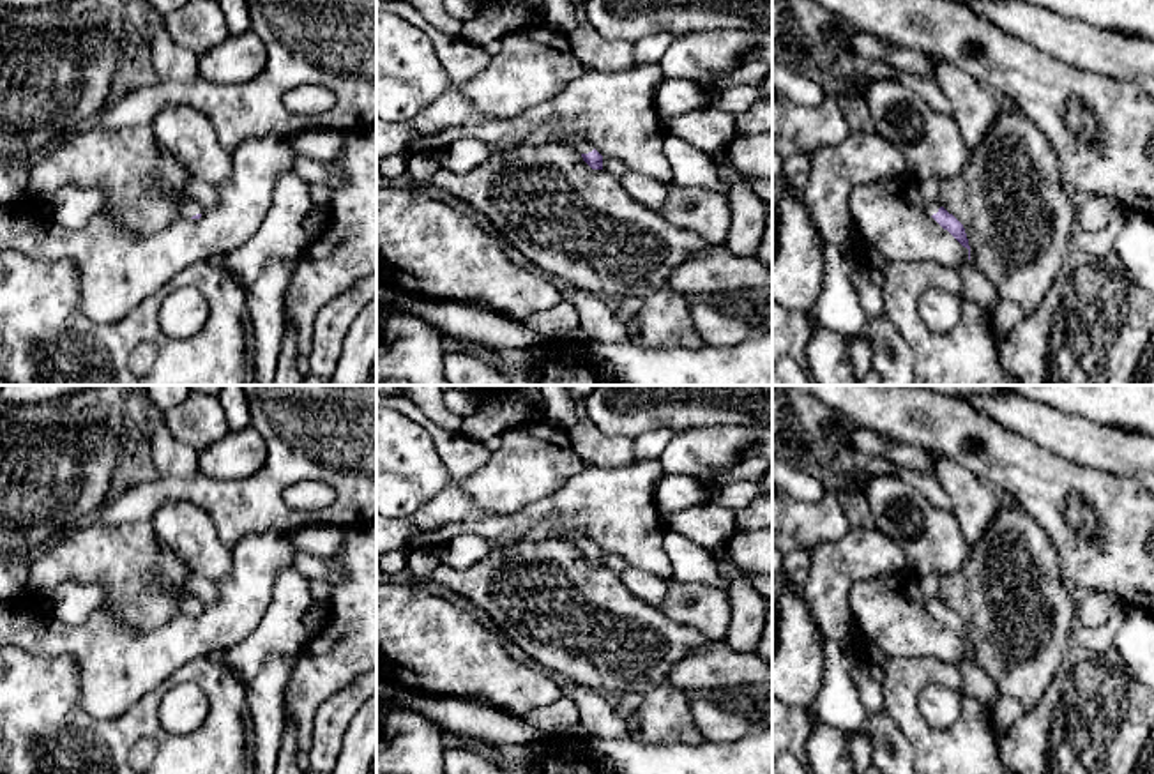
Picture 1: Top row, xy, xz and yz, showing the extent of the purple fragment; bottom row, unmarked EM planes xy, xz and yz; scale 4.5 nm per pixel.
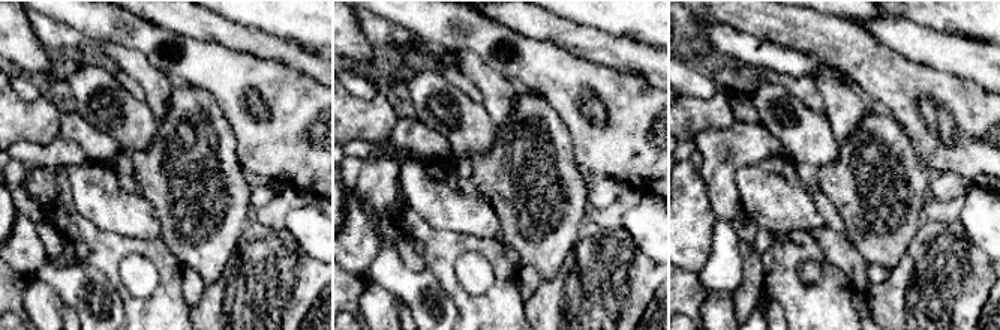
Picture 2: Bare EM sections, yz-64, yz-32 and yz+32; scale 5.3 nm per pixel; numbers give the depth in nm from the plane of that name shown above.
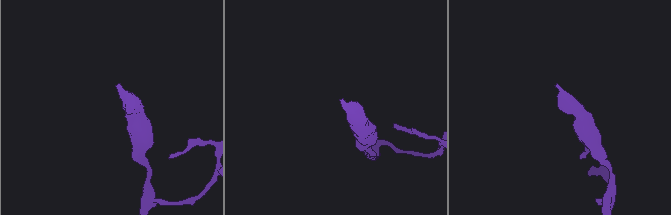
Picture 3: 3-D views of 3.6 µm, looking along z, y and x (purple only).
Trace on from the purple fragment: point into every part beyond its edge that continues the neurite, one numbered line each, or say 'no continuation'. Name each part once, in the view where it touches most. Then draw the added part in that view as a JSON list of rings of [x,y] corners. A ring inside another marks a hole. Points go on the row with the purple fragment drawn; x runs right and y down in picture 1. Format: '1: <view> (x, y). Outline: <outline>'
1: xz (546, 135). Outline: [[[544,125],[525,138],[525,145],[528,147],[539,147],[546,143],[573,147],[580,156],[594,150],[588,143],[562,138],[551,125]]]

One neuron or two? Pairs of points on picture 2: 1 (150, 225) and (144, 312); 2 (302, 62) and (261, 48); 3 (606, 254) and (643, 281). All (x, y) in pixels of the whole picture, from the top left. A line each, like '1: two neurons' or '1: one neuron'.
1: two neurons
2: one neuron
3: one neuron

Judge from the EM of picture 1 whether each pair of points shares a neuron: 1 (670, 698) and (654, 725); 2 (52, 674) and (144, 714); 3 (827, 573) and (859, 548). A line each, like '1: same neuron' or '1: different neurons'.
1: same neuron
2: same neuron
3: same neuron

